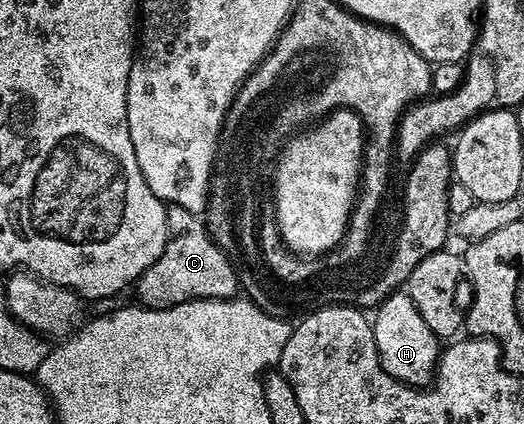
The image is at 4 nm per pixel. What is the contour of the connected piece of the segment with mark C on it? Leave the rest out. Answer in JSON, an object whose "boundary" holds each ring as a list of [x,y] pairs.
{"boundary":[[[173,206],[166,209],[168,239],[160,258],[138,277],[137,303],[143,308],[171,308],[187,304],[189,300],[232,300],[240,292],[240,272],[234,269],[235,261],[212,242],[203,217]]]}

